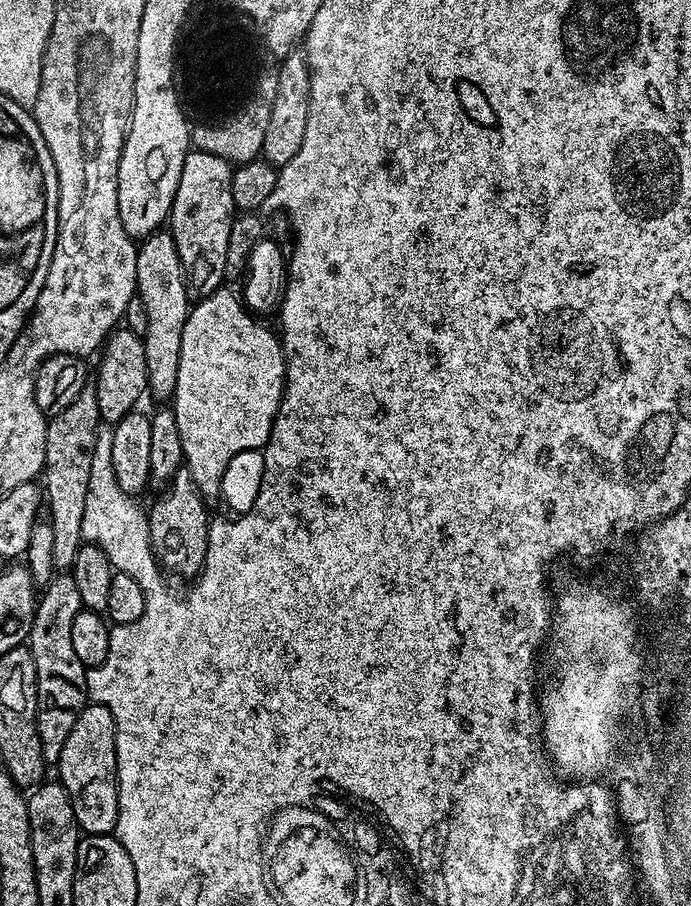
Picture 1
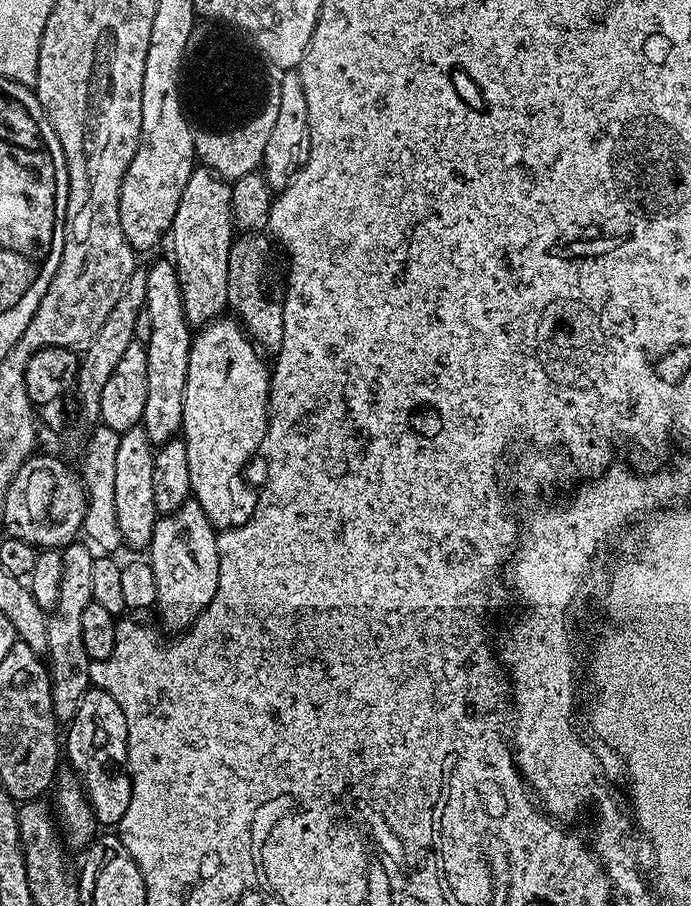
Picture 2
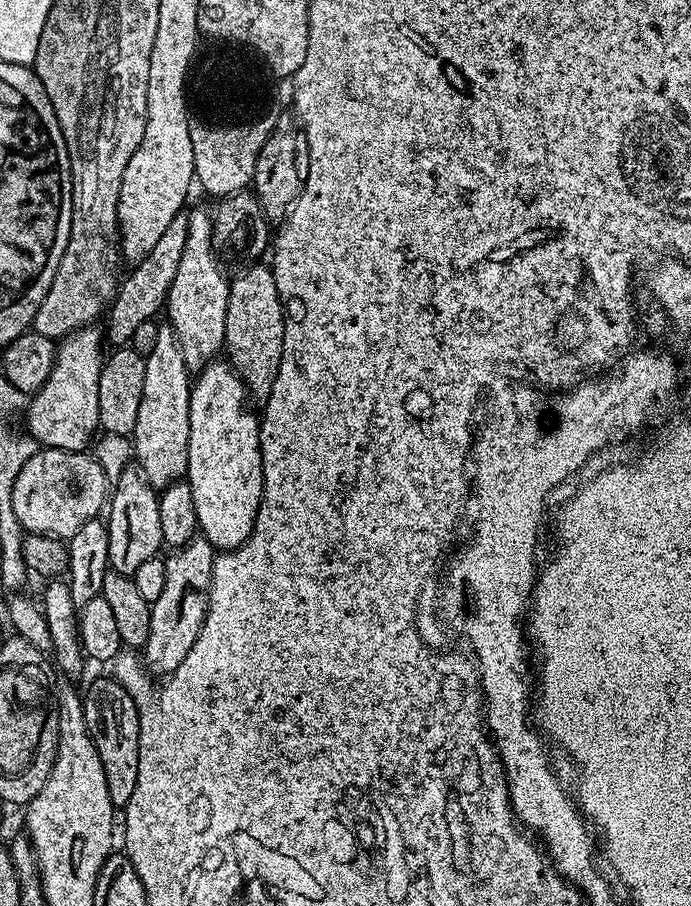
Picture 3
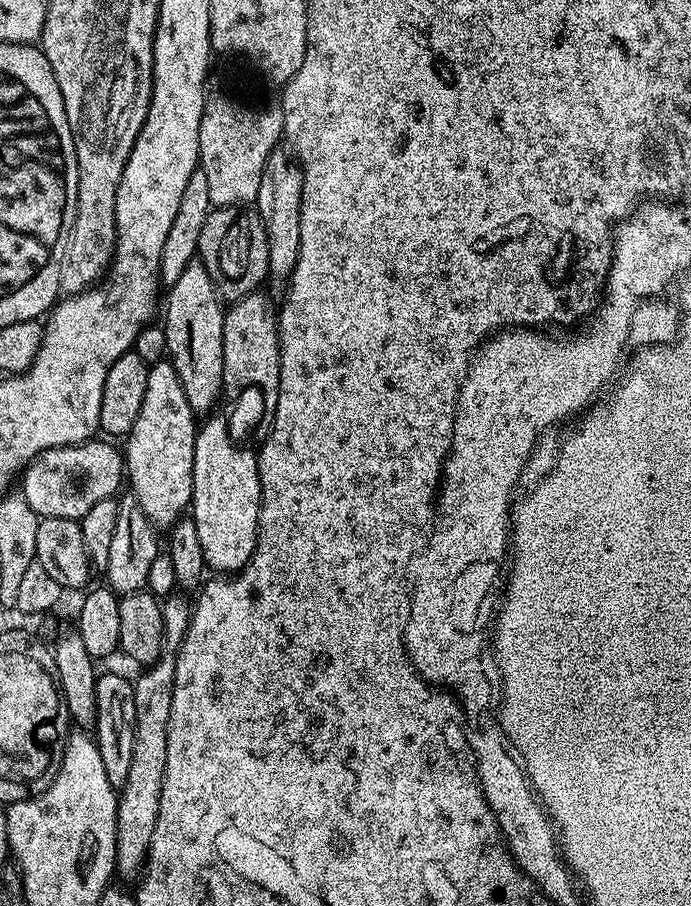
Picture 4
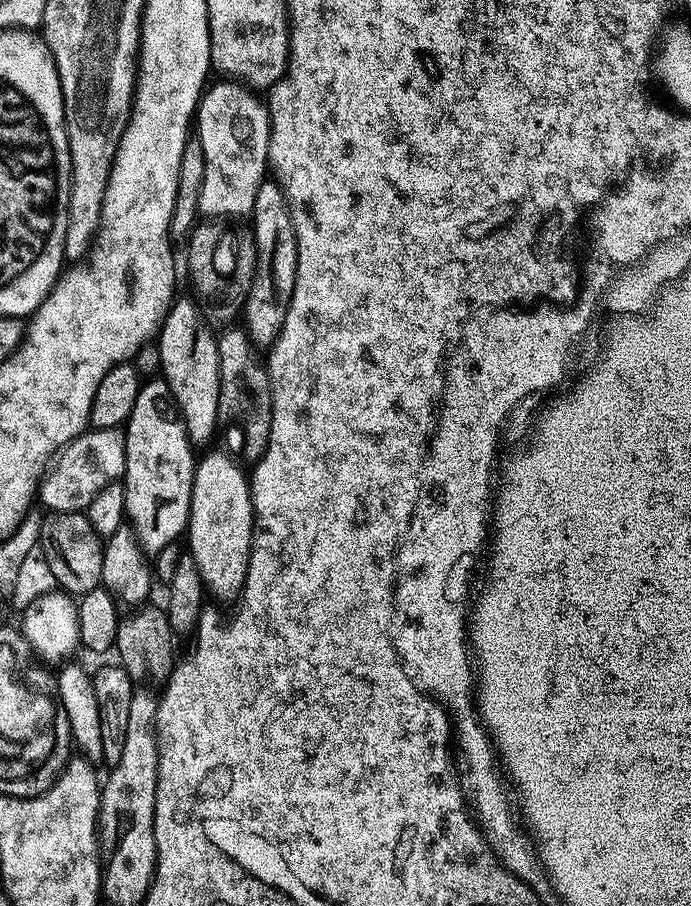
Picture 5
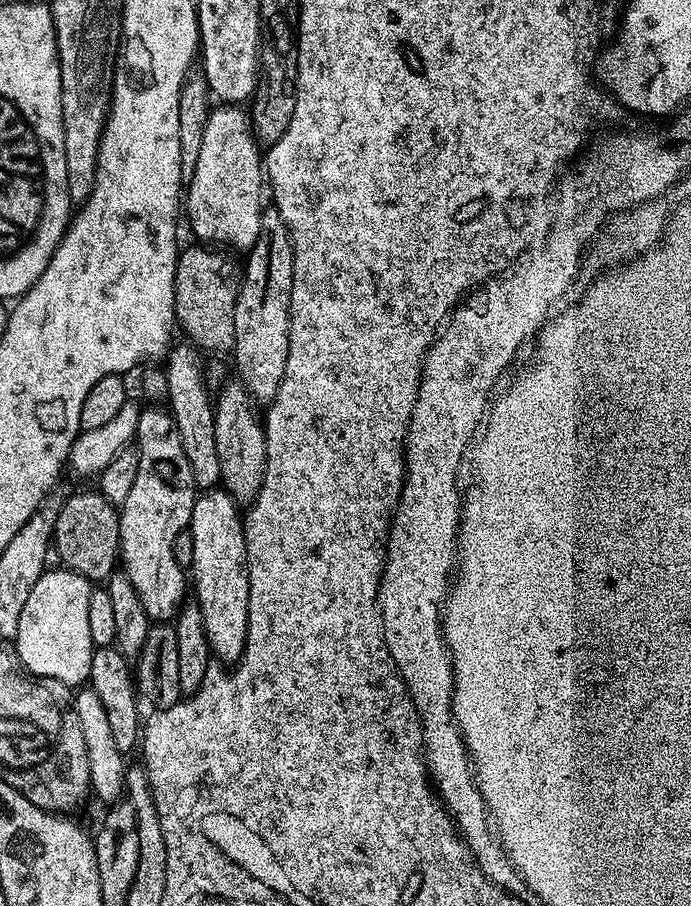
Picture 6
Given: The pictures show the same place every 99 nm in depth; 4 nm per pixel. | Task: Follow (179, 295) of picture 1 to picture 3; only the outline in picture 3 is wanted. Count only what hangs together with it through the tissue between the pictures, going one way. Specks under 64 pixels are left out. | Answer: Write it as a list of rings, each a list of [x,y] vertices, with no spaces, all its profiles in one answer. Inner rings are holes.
[[[164,322],[158,330],[157,343],[154,350],[144,357],[146,378],[142,382],[142,403],[138,406],[138,422],[134,422],[134,430],[130,437],[134,449],[134,460],[148,484],[155,490],[163,490],[174,483],[183,481],[188,475],[188,447],[190,446],[190,394],[192,385],[186,362],[182,362],[182,350],[178,346],[176,336],[172,333],[172,325]]]

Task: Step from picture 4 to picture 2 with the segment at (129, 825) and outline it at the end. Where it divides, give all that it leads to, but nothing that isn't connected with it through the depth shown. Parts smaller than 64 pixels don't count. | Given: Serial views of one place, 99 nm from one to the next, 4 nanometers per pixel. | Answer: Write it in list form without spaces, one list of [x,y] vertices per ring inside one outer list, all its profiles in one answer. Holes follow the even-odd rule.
[[[189,498],[175,512],[157,519],[152,540],[146,549],[146,559],[154,570],[154,586],[158,586],[154,612],[160,615],[159,627],[165,633],[187,632],[206,606],[210,606],[218,590],[220,573],[217,535],[217,529],[206,518],[206,510],[202,510],[194,498]]]

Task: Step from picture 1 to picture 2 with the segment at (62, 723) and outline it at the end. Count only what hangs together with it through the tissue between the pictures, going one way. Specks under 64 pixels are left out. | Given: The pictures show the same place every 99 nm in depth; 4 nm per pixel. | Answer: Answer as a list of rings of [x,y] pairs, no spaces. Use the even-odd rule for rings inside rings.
[[[80,543],[66,544],[60,552],[62,586],[58,590],[58,602],[52,607],[48,616],[46,630],[48,643],[46,667],[49,676],[52,677],[52,713],[60,722],[71,722],[90,687],[88,678],[90,661],[86,654],[86,645],[82,643],[82,613],[86,610],[86,606],[93,604],[93,571],[96,556],[87,543],[84,543],[85,545]]]

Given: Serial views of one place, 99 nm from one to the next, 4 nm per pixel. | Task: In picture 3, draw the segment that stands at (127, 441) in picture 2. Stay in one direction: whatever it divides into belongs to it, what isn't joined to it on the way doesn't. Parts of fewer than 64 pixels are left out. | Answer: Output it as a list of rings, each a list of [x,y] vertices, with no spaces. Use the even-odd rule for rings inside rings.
[[[129,466],[114,481],[110,492],[110,507],[106,512],[108,525],[108,562],[111,571],[133,576],[151,556],[157,555],[164,544],[161,519],[159,517],[157,491],[150,487],[139,467]]]

